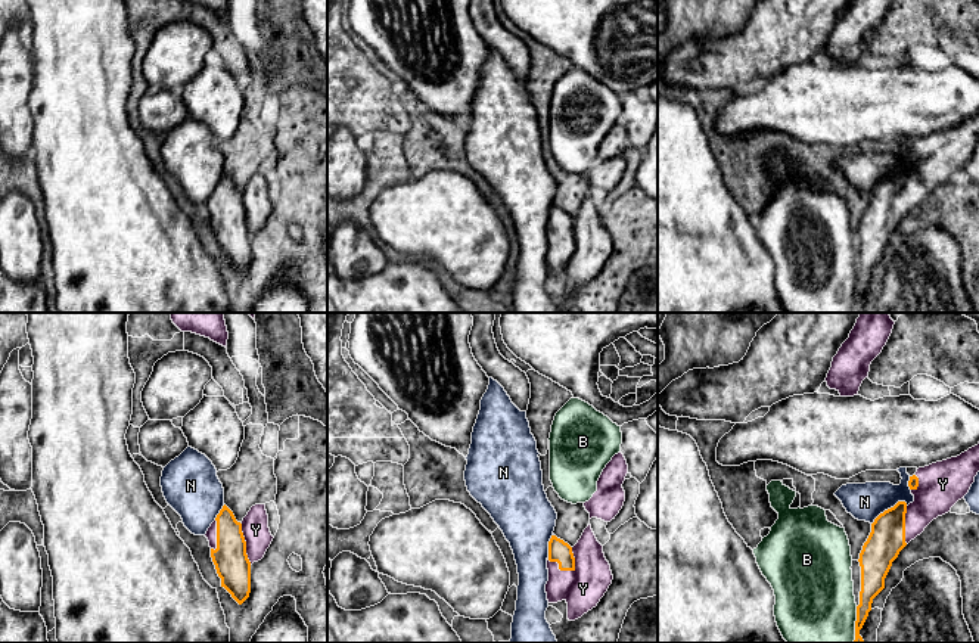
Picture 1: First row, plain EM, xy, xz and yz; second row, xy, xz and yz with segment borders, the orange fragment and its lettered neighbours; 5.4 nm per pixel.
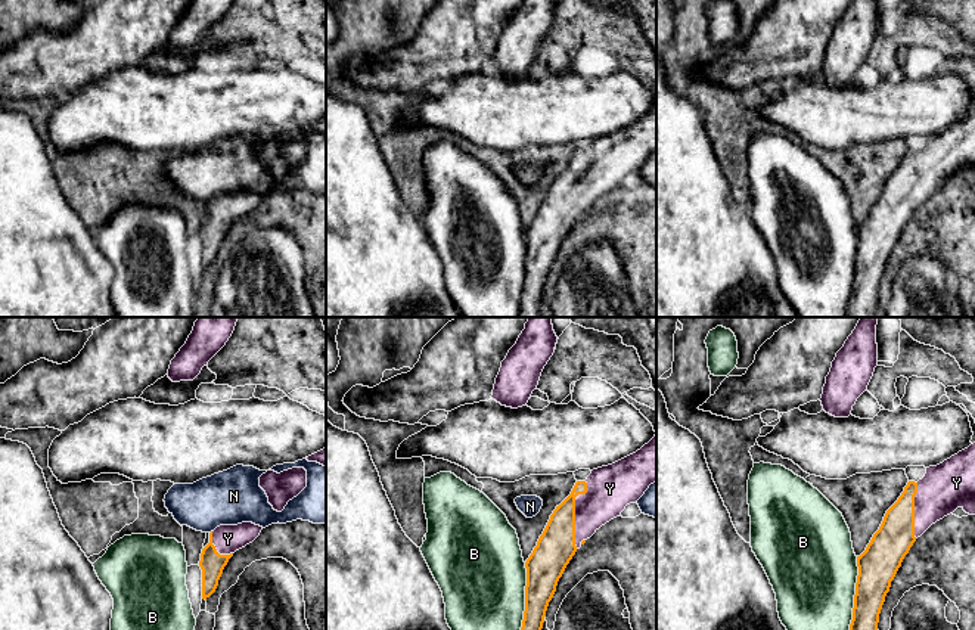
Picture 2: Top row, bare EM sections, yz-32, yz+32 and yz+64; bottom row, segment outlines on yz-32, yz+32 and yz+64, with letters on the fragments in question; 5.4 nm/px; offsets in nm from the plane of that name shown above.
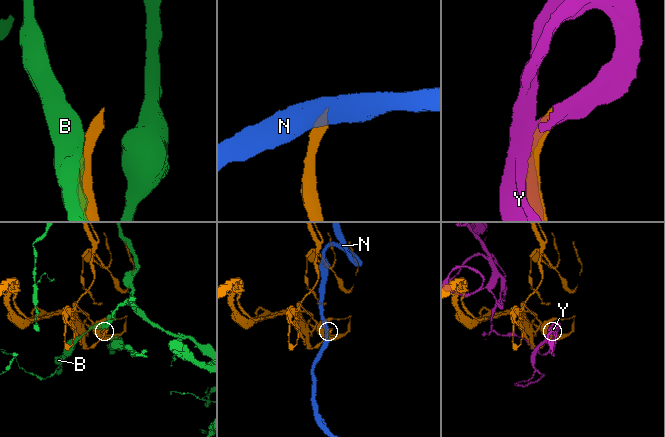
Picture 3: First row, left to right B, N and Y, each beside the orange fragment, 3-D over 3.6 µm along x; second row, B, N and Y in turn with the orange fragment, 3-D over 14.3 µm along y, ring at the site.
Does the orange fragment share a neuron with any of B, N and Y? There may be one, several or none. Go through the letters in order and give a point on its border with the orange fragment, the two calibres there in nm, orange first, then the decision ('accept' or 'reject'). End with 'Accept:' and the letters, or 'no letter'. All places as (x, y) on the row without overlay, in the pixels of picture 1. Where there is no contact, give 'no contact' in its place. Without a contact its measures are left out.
B: yz (855, 294) | 130/440 nm | reject
N: yz (888, 179) | 190/200 nm | reject
Y: xz (561, 239) | 120/220 nm | accept
Accept: Y

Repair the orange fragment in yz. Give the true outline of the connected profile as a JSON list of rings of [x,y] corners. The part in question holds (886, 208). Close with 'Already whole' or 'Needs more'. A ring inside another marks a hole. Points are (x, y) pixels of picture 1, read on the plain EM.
[[[979,114],[957,127],[919,137],[908,150],[914,171],[898,171],[874,189],[858,229],[861,261],[854,313],[864,313],[860,299],[871,280],[873,268],[885,258],[885,248],[899,221],[933,189],[948,183],[964,168],[978,142]]]. Needs more

